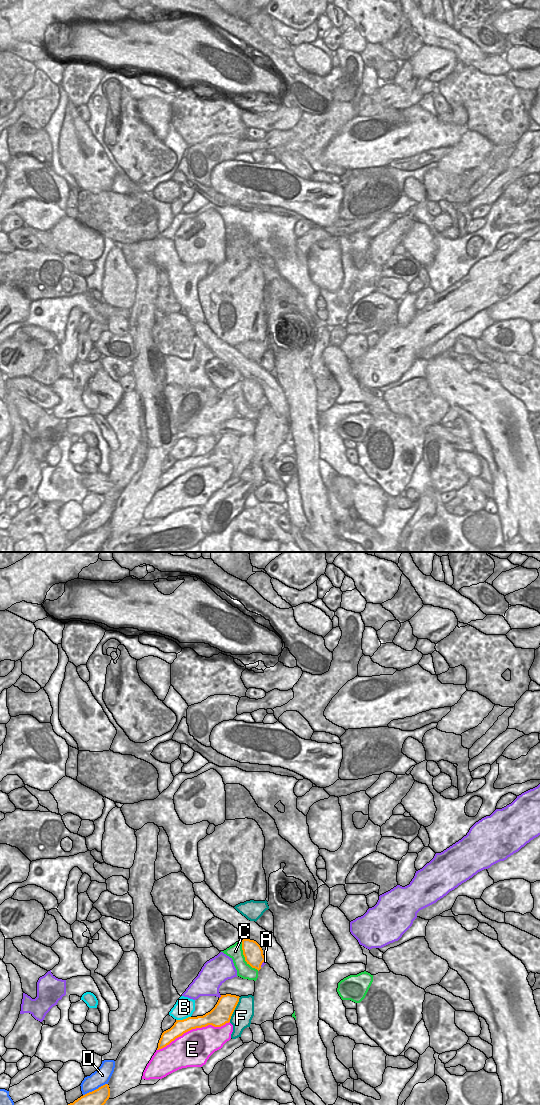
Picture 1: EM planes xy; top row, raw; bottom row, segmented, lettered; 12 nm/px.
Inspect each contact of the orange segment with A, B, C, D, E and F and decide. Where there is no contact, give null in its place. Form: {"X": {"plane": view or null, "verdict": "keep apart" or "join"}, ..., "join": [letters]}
{"A": {"plane": "xy", "verdict": "keep apart"}, "B": {"plane": "xy", "verdict": "keep apart"}, "C": {"plane": "xy", "verdict": "keep apart"}, "D": {"plane": "xy", "verdict": "keep apart"}, "E": {"plane": "xy", "verdict": "keep apart"}, "F": {"plane": "xy", "verdict": "keep apart"}, "join": []}

